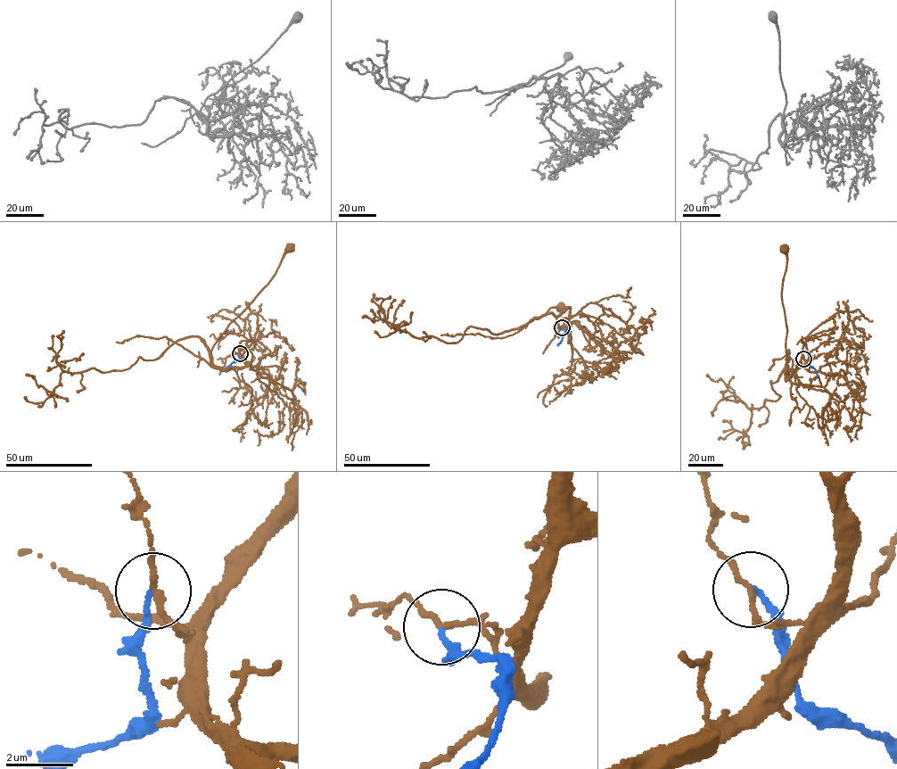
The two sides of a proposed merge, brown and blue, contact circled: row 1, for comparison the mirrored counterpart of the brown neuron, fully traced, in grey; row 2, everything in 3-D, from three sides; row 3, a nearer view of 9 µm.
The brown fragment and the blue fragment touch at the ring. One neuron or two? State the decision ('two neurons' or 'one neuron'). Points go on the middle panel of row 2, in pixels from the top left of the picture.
two neurons

